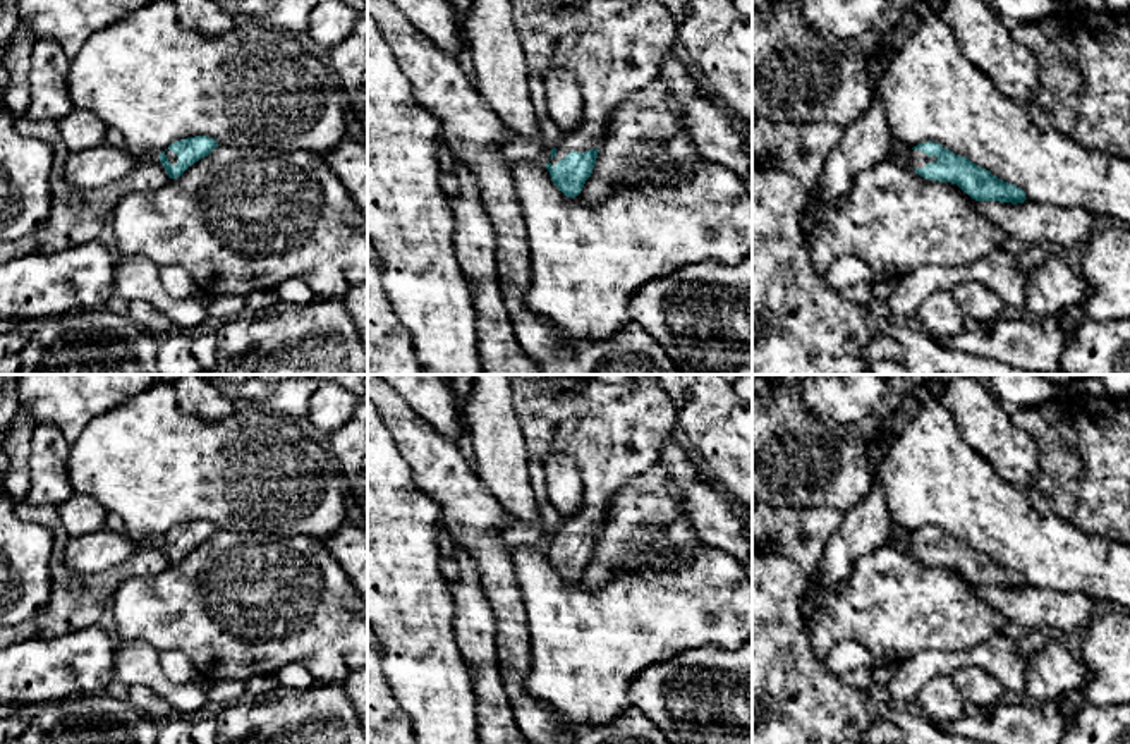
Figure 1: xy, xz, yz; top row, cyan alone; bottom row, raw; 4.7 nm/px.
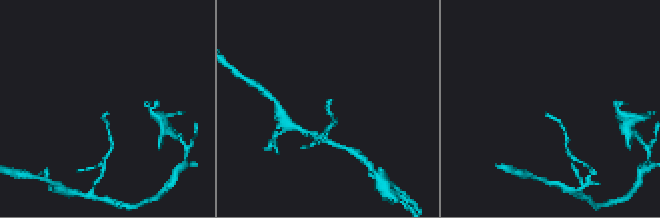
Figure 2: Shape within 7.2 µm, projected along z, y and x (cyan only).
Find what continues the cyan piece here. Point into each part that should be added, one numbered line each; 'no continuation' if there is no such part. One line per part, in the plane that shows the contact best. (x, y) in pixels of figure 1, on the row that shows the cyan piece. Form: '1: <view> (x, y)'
1: yz (914, 158)

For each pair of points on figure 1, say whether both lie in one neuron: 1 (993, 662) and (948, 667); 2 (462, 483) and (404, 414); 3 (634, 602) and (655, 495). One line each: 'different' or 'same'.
1: same
2: same
3: different

